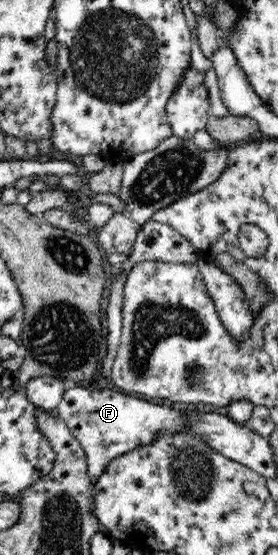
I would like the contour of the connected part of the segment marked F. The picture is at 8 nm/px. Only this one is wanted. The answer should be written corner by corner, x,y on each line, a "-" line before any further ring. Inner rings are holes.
77,383
76,387
67,389
55,409
81,443
86,452
88,473
93,484
100,478
105,466
117,456
145,446
155,440
159,432
175,432
181,428
181,413
166,403
150,402
144,398
130,396
110,389
90,389

